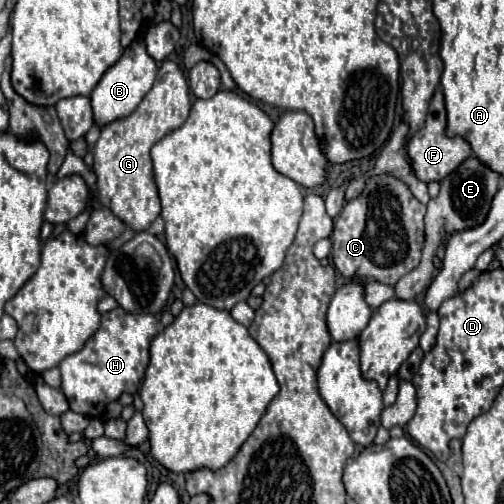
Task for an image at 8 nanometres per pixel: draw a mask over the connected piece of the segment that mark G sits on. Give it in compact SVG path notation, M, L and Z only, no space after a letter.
M164 59L158 69L154 87L146 93L142 103L122 119L116 119L102 127L100 139L96 141L94 153L94 173L98 177L98 201L108 207L116 217L120 217L134 231L146 231L150 223L160 215L160 199L154 183L150 149L164 135L178 129L190 111L190 89L182 69Z

